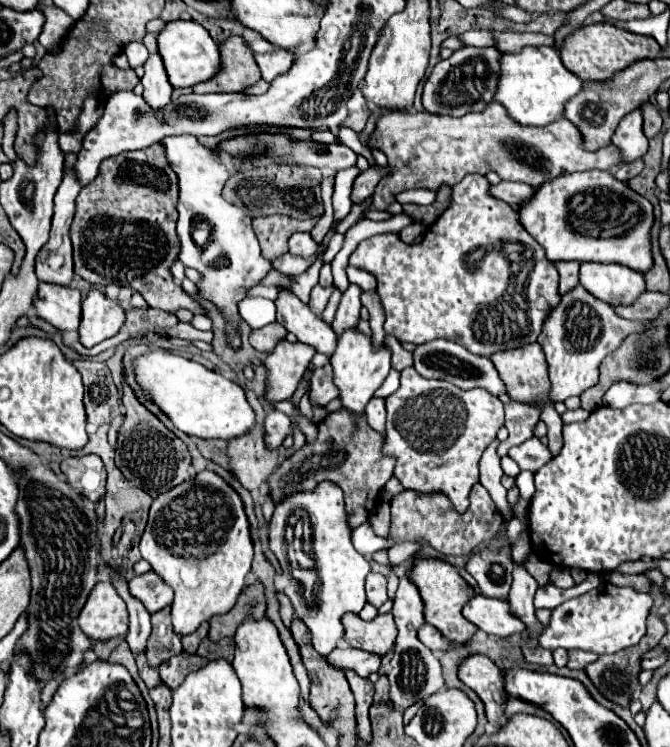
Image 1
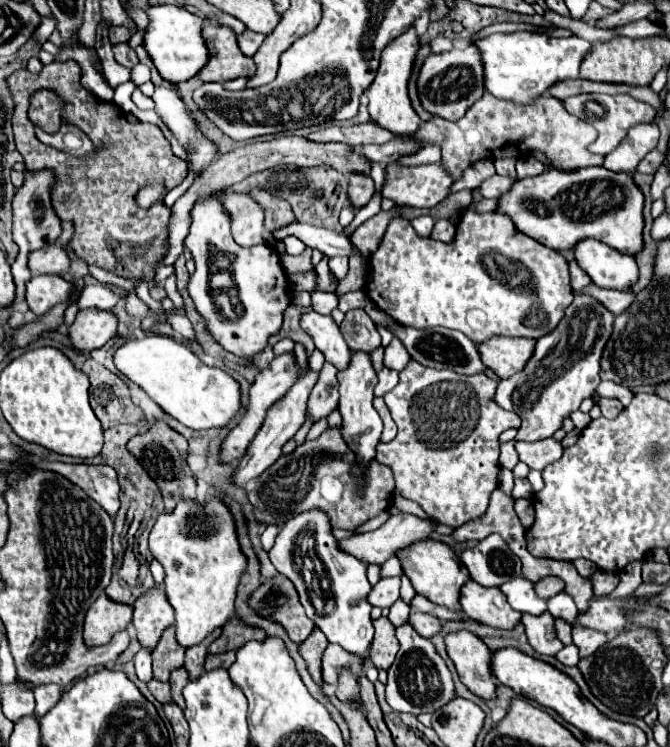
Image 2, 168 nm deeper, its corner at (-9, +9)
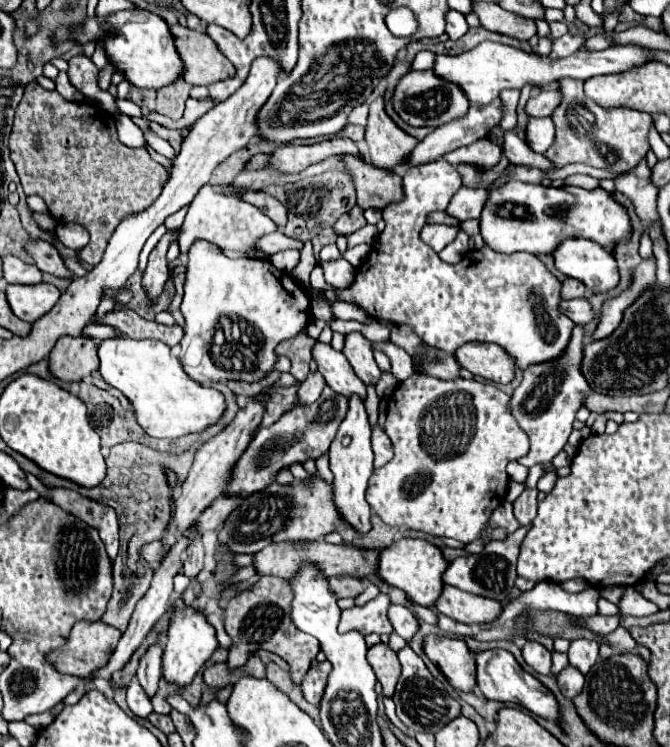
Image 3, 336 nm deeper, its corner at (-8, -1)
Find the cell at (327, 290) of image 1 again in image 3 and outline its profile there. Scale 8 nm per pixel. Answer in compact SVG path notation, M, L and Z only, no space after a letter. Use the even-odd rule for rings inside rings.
M345 257L321 263L321 267L325 271L325 281L331 287L349 287L355 279L355 269Z

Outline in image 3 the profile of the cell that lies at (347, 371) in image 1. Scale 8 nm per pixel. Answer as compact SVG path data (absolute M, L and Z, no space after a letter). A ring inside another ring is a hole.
M357 395L351 397L347 417L343 419L343 423L337 431L335 441L331 443L329 467L333 473L333 503L335 503L335 509L339 511L341 519L345 519L359 533L371 531L371 521L369 521L371 519L371 507L367 507L367 501L365 501L367 481L373 473L371 427L369 427L369 419L367 419L363 401Z

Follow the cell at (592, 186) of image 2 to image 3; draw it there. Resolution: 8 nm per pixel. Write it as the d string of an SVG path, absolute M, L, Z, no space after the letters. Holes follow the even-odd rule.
M507 181L491 187L487 203L483 205L481 235L493 251L517 253L527 251L533 255L553 253L555 247L569 237L585 237L597 241L605 249L631 235L631 223L627 211L603 189L585 191L581 187L543 187L539 183Z

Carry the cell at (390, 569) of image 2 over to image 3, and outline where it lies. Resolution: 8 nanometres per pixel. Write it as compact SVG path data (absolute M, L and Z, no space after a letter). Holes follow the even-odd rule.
M369 583L367 585L367 589L355 599L355 605L365 605L365 603L369 603L371 599L375 599L379 595L379 587L377 585L373 585L373 583Z

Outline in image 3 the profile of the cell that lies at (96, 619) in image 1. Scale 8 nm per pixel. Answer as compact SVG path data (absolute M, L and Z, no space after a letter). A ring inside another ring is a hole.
M81 621L73 627L71 637L67 639L67 645L61 647L59 651L51 651L49 659L51 659L51 663L55 663L55 669L59 673L75 675L81 679L91 679L97 669L101 669L109 663L119 639L121 639L121 633L115 627L109 627L101 621L97 621L97 623L83 623Z

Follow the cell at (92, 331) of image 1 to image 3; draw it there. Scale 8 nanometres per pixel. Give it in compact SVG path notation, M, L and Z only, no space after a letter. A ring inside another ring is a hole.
M61 337L49 355L49 373L61 381L83 381L97 365L95 341L89 337Z

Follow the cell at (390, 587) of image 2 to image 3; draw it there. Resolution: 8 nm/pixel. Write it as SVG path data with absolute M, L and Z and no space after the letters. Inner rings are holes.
M377 595L373 601L369 601L363 607L351 607L341 613L339 633L347 631L359 631L361 635L377 633L377 635L391 635L393 627L387 621L387 607L391 605L387 595Z

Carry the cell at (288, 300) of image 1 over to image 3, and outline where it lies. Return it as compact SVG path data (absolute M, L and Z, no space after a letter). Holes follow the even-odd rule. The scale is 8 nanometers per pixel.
M315 343L313 347L313 359L319 365L321 375L325 377L327 385L335 389L335 393L343 397L359 395L359 399L367 399L367 389L363 387L363 381L351 371L351 365L347 363L345 355L335 351L331 345L325 343Z

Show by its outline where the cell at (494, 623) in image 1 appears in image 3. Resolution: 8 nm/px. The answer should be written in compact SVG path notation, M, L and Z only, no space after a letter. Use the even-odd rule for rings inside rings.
M445 585L433 605L441 615L447 615L465 625L481 625L499 617L501 605L495 599L473 595L451 585Z

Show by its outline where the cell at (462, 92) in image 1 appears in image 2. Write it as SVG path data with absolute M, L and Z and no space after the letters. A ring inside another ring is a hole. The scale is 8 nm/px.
M464 45L446 53L430 55L418 75L418 93L424 109L448 121L458 121L468 107L472 107L484 95L484 63L476 45Z

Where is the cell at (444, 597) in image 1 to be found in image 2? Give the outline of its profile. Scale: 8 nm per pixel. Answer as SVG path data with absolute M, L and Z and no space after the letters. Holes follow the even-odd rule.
M436 539L416 541L416 543L400 549L396 555L400 557L404 575L408 575L416 593L424 595L426 599L430 599L436 605L460 611L460 587L466 581L470 581L470 573L468 573L468 569L464 569L464 565L460 565L456 553L446 543L436 541Z

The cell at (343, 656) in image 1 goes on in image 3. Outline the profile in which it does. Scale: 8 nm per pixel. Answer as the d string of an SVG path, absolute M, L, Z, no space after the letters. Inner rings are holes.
M327 661L309 667L309 671L307 671L307 675L303 677L303 683L301 683L303 697L305 697L309 703L319 705L319 701L321 701L321 697L323 697L323 687L325 687L325 683L327 683L329 673L331 673L331 663L327 663Z

